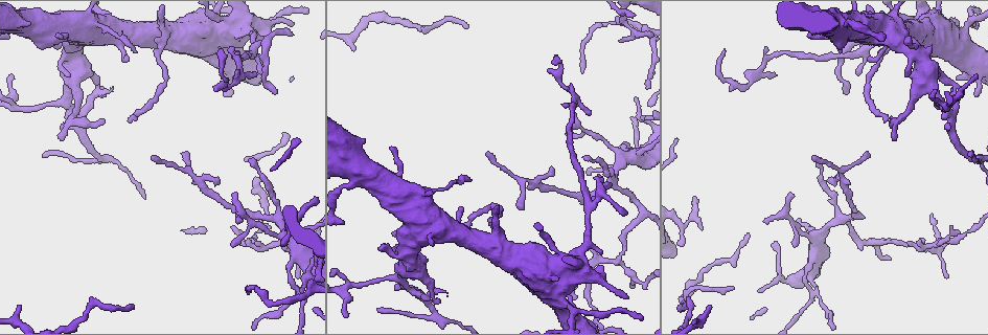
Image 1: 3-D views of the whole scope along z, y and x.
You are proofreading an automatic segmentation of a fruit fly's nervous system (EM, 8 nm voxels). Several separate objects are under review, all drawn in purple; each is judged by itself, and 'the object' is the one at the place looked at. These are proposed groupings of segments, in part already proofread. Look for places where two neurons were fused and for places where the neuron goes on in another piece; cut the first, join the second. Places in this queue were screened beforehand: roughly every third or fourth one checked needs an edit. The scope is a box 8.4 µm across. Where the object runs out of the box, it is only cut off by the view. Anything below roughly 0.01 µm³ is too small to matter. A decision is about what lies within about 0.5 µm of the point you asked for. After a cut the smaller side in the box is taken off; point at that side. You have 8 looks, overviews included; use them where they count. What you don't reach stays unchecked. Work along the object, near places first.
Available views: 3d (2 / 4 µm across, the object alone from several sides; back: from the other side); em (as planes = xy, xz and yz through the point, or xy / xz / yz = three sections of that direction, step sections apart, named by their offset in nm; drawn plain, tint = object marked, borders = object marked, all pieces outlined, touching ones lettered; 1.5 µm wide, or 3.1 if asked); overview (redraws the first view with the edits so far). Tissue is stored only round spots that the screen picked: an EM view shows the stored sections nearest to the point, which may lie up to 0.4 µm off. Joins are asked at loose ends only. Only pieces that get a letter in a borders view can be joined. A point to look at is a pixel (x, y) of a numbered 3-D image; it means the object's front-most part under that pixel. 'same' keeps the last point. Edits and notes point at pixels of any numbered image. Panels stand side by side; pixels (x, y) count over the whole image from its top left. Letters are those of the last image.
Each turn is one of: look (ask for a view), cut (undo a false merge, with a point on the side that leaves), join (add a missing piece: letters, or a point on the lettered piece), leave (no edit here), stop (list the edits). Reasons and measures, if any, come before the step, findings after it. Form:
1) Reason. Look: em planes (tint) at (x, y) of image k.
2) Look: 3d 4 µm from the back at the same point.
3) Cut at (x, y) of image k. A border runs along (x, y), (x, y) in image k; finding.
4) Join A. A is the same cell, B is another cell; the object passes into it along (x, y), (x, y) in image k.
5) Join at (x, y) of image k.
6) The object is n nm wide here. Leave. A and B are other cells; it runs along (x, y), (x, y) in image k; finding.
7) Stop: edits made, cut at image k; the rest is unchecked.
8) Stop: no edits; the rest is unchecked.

Thin end. Look: 3d 2 µm at (585, 160) of image 1.

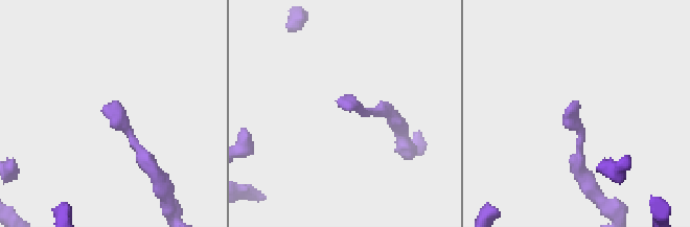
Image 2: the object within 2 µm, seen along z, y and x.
Now the EM. Look: em yz step 4 (borders) at (113, 103) of image 2.

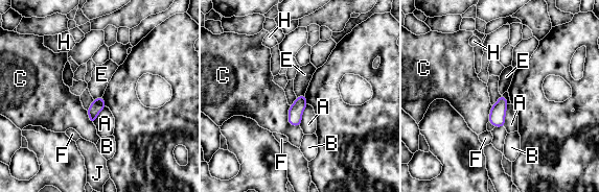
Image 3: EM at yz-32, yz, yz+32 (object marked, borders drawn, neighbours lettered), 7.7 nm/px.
Another direction. Look: em planes (borders) at the same point.

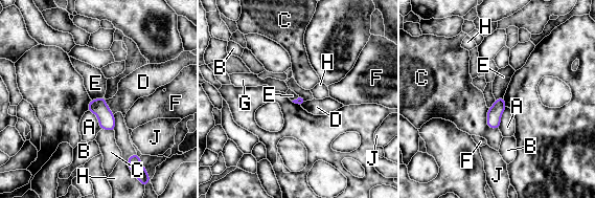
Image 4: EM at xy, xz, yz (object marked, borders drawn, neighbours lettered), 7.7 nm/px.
The object is 70 nm wide here. Leave. A, B, C, D, E, F, G, H and J are other cells; a border runs along (103, 96), (91, 100) in image 4; none of them fits.

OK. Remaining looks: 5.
Four or more arms meet. Look: em planes (borders) at (280, 220) of image 1.

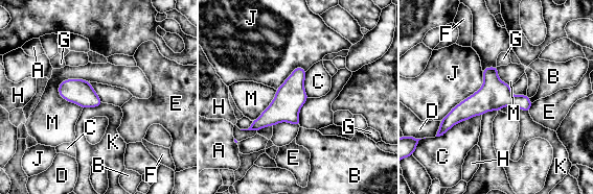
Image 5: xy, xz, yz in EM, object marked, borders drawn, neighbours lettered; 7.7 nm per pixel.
The longest contact is with J, 500 nm. Leave. A, B, C, D, E, F, G, H, J, K and M are other cells; it runs along (528, 103), (483, 100), (445, 127) in image 5; continuous, no second neuron.

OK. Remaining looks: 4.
Branch stops here. Look: 3d 4 µm at (632, 286) of image 1.

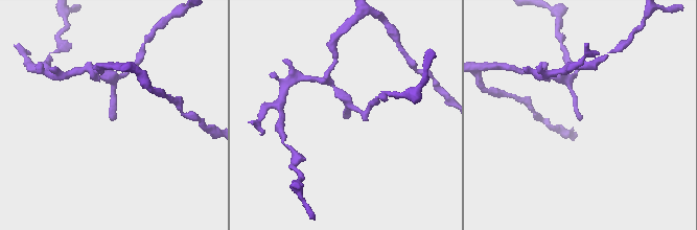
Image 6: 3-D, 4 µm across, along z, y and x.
Need the tissue. Look: em xz step 8 (tint) at (344, 114) of image 6.

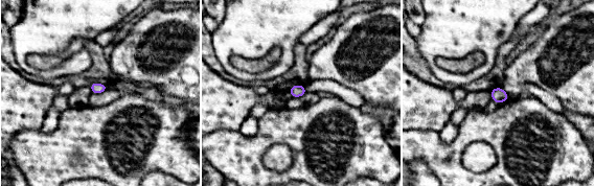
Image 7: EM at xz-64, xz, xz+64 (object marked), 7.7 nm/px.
Another direction. Look: em planes (borders) at the same point.

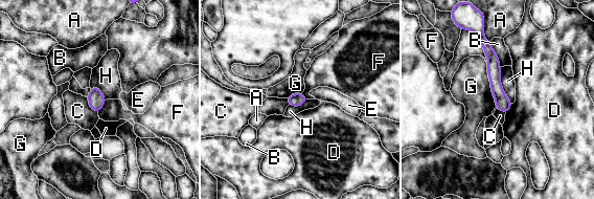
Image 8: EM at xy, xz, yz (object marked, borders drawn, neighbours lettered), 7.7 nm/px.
The object is 110 nm wide here. Leave. A, B, C, D, E, F, G and H are other cells; a border runs along (86, 97), (89, 106), (97, 113) in image 8; no lettered piece goes on from it.

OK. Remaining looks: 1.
Stop: no edits; the rest is unchecked.

